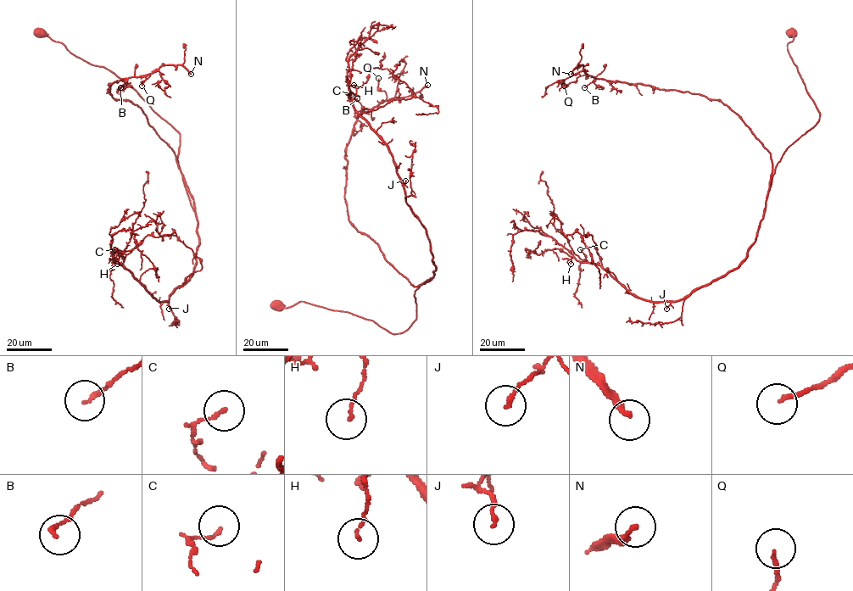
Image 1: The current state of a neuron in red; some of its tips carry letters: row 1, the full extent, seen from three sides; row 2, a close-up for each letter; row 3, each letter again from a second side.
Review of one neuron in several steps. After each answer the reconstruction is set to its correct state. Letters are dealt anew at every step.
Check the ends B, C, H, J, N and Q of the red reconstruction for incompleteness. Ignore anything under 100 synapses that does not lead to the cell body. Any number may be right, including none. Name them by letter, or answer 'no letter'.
N

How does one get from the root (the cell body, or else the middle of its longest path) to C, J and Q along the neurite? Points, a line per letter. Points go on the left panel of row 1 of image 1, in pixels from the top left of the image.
C: (41, 31), (113, 72), (180, 134), (178, 165), (197, 220), (192, 273), (159, 302), (114, 262), (114, 249)
J: (41, 31), (113, 72), (180, 134), (178, 165), (199, 246), (193, 272), (170, 295), (169, 309)
Q: (41, 31), (113, 72), (179, 133), (182, 175), (143, 111), (108, 91), (109, 83), (149, 74), (142, 86)

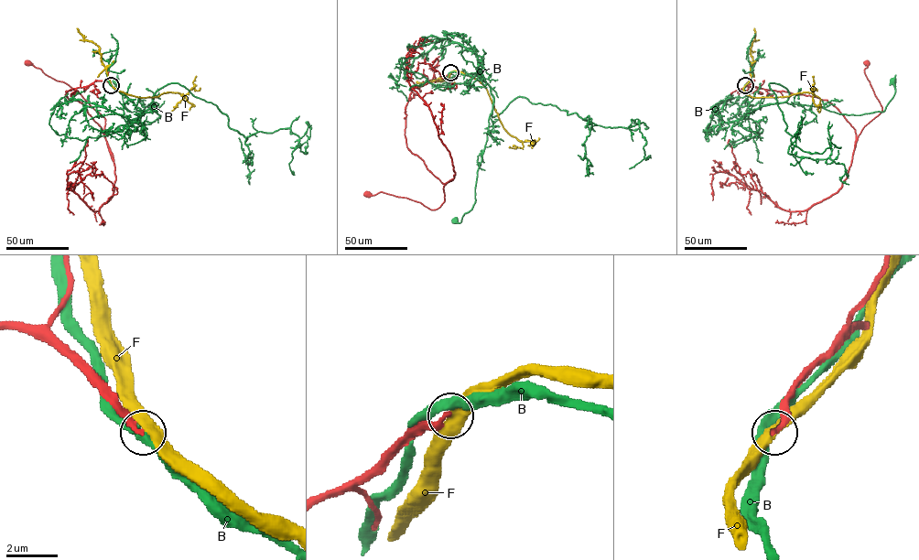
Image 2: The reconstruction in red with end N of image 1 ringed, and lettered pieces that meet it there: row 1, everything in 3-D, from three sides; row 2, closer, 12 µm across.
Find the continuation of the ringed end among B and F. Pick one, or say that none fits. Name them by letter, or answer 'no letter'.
no letter

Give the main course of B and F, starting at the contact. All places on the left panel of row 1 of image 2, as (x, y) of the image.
B: (111, 85), (142, 111), (146, 111), (154, 103), (149, 103), (137, 114), (130, 112), (115, 80)
F: (111, 85), (140, 97), (178, 92), (184, 97), (170, 113)

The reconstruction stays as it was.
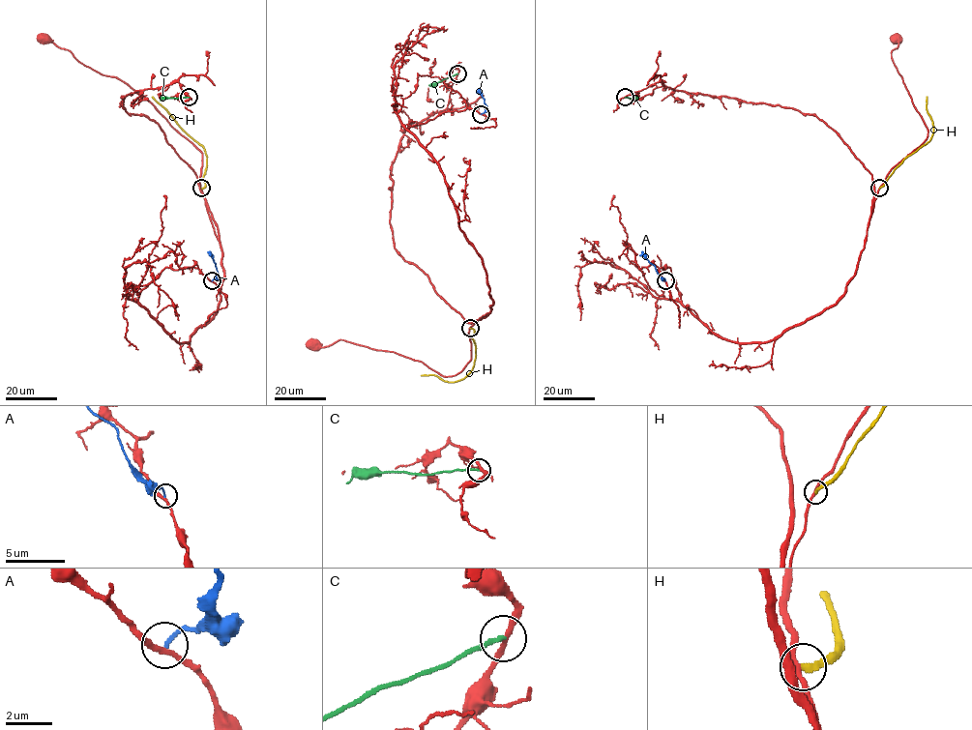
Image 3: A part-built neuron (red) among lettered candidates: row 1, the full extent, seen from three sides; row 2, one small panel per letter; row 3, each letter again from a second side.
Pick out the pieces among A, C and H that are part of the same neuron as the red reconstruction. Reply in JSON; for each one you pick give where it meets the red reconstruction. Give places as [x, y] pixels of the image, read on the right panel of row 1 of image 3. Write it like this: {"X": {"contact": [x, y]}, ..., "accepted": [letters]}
{"accepted": []}

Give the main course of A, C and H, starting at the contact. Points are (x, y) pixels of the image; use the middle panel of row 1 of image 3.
A: (481, 114), (486, 105), (478, 90)
C: (457, 73), (428, 86)
H: (470, 328), (474, 332), (476, 357), (474, 366), (466, 376), (451, 382), (434, 375), (421, 375)

